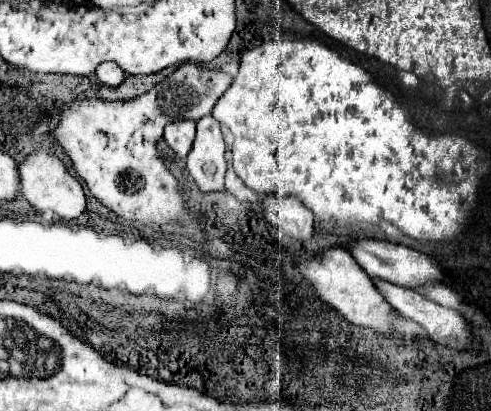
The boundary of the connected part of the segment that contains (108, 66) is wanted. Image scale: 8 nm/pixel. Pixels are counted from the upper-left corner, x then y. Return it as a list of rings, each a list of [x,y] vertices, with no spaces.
[[[107,61],[107,63],[101,63],[97,67],[97,77],[99,77],[101,83],[105,83],[109,87],[117,87],[117,85],[123,83],[125,71],[121,71],[121,67],[117,67],[117,63]]]

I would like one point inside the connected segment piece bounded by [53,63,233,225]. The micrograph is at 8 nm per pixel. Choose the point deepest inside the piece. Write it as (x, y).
(112, 144)

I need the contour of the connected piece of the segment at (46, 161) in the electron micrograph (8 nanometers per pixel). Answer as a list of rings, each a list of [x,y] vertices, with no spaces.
[[[47,151],[31,153],[23,163],[19,163],[21,173],[21,193],[31,203],[35,211],[53,211],[65,221],[79,219],[85,213],[85,193],[81,183],[69,175],[67,167]]]

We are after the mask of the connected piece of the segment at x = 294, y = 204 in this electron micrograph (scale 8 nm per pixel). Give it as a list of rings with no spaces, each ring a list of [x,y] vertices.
[[[269,195],[263,199],[265,207],[265,219],[277,227],[283,229],[287,235],[291,235],[297,241],[309,241],[315,233],[313,227],[313,213],[297,199],[297,197],[281,197],[281,195]]]

